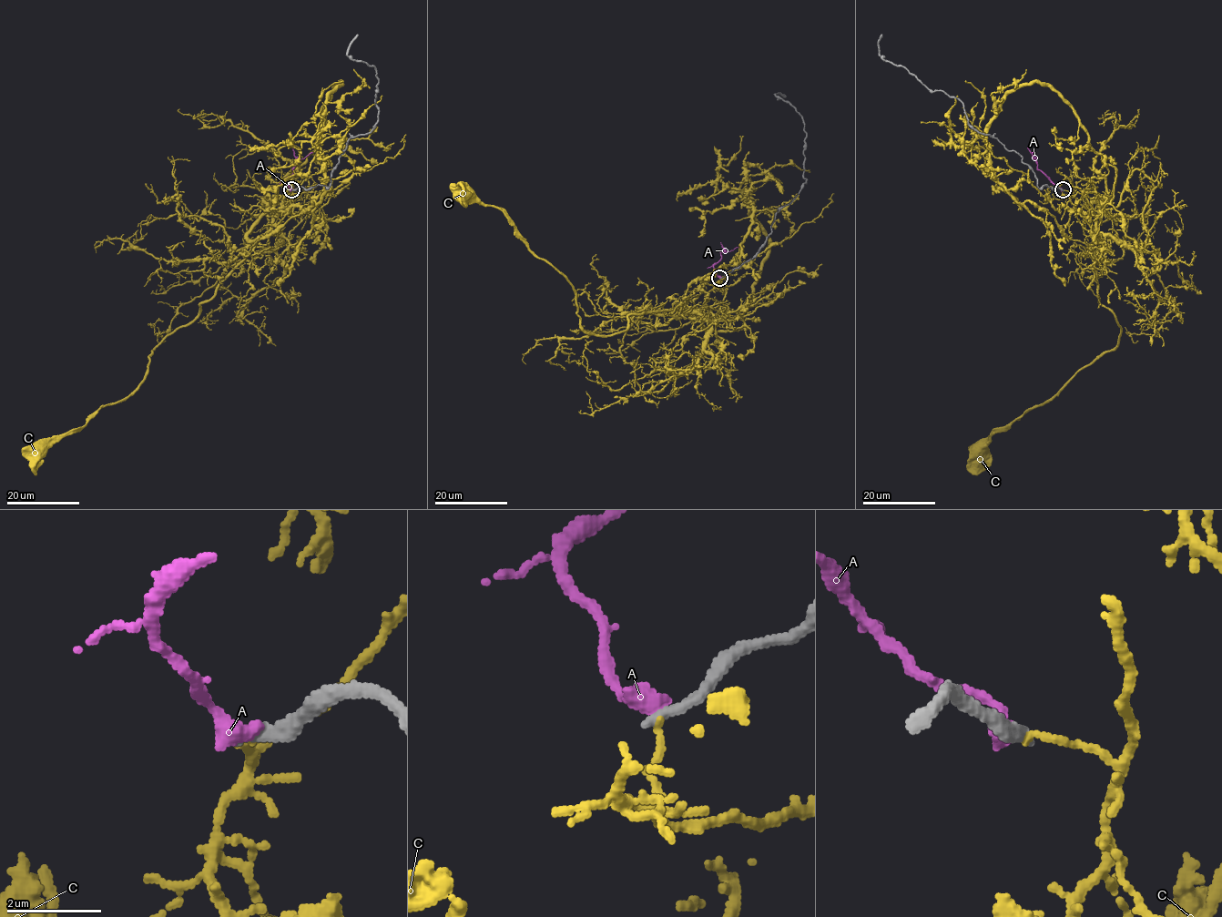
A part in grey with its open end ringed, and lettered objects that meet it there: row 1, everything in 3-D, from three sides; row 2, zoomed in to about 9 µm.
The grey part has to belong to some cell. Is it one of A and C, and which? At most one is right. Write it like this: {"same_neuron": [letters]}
{"same_neuron": []}

